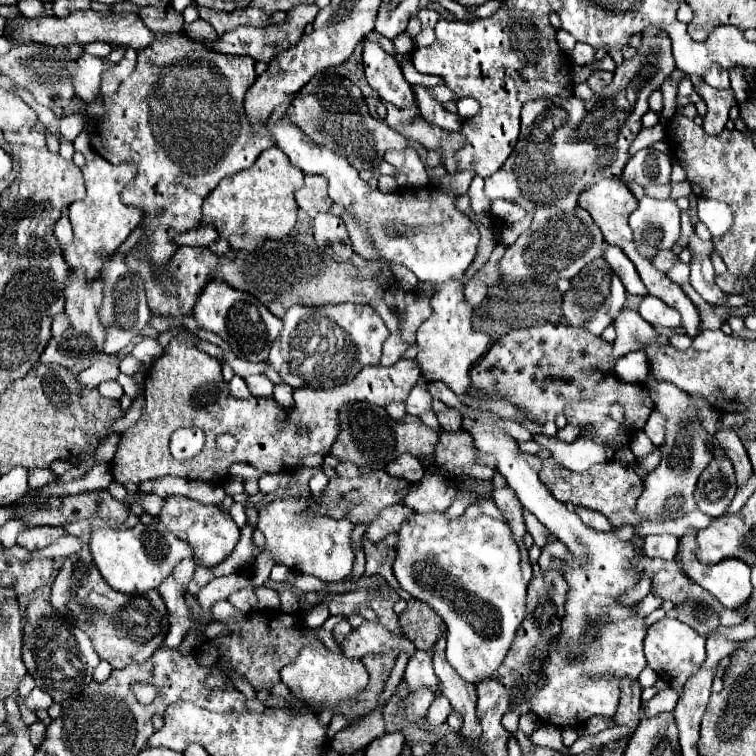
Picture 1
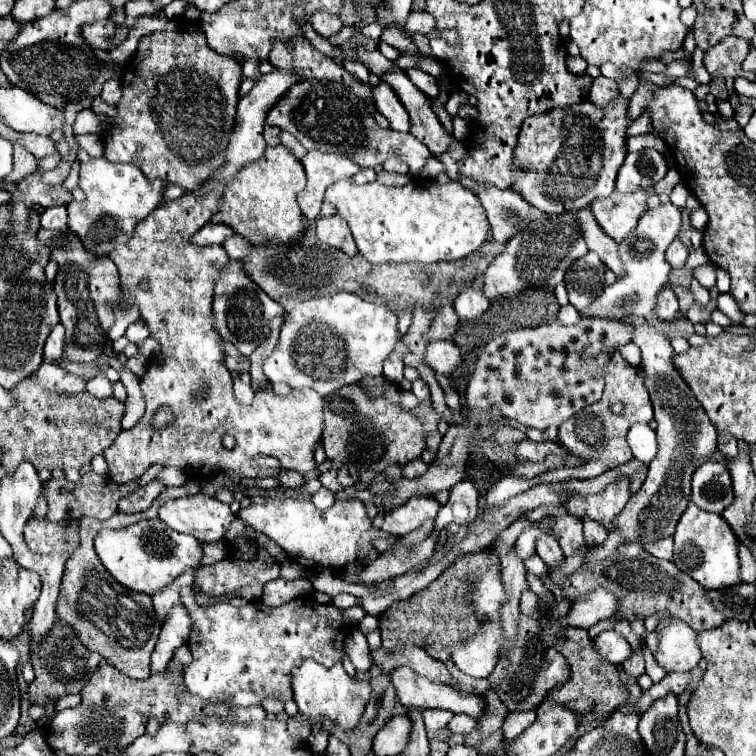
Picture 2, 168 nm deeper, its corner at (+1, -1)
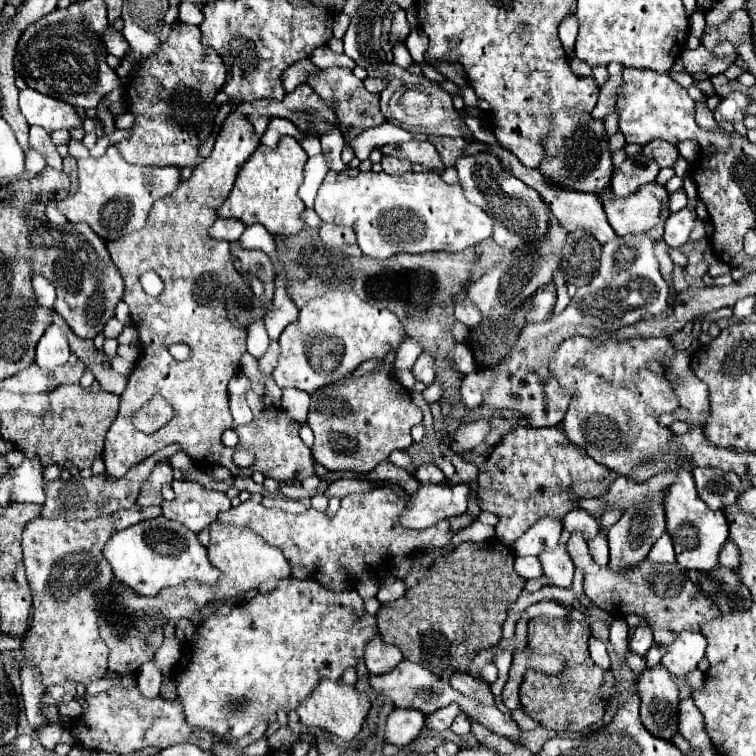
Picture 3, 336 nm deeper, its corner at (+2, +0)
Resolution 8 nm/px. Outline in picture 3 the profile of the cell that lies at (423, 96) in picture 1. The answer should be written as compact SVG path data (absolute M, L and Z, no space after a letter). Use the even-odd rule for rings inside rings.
M398 42L398 44L394 44L394 62L396 62L396 66L402 66L402 68L408 68L410 64L412 64L412 56L410 56L410 52L408 52L408 48L406 48L406 44L404 42Z

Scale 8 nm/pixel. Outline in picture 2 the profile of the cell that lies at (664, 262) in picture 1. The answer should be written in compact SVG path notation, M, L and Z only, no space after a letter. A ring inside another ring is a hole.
M675 239L675 241L671 243L671 247L667 249L667 253L665 253L665 259L667 259L667 263L671 265L671 269L681 269L681 267L685 267L687 257L689 257L689 249L687 249L679 239Z

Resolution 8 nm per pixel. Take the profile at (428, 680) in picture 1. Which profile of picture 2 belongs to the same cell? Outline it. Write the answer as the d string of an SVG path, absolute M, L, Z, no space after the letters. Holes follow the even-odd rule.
M409 667L391 671L391 681L399 695L399 701L405 707L449 709L453 713L465 713L471 717L479 717L485 711L485 703L479 697L457 695L453 687L421 677Z

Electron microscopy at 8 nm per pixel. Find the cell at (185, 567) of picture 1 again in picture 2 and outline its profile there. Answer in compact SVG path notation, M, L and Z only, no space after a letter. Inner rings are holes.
M181 587L181 601L191 611L195 619L195 633L187 641L187 647L193 653L193 663L185 667L185 685L187 689L201 697L207 703L227 703L231 707L249 707L259 705L265 697L275 697L279 701L291 699L291 669L307 657L331 667L341 661L345 655L343 639L351 629L341 611L335 605L319 605L311 597L293 599L281 607L267 607L261 601L247 603L243 607L233 607L231 603L217 603L211 607L197 605L191 587Z

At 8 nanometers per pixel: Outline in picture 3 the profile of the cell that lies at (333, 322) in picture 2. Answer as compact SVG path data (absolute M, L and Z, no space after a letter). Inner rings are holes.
M326 292L300 308L298 318L284 328L280 336L282 354L274 368L274 380L280 388L296 388L312 394L350 374L364 360L384 358L404 336L402 322L388 308L370 306L354 292Z

